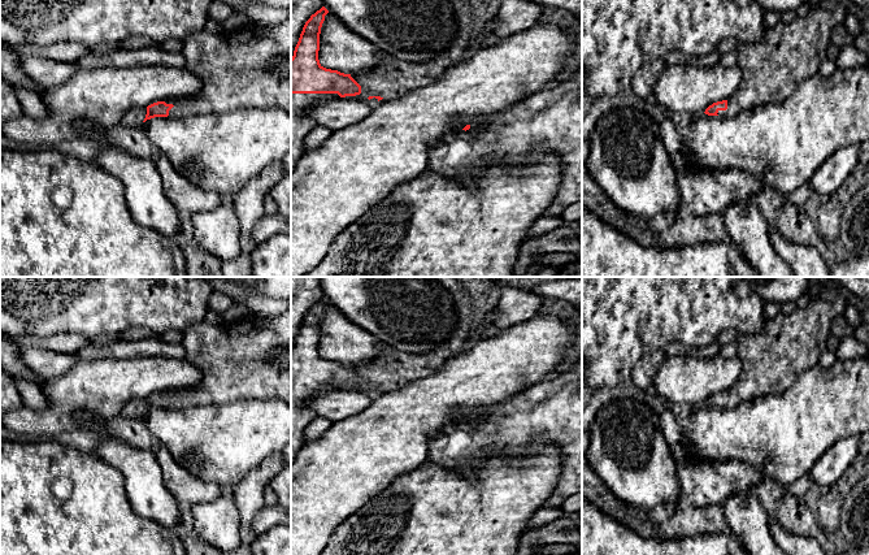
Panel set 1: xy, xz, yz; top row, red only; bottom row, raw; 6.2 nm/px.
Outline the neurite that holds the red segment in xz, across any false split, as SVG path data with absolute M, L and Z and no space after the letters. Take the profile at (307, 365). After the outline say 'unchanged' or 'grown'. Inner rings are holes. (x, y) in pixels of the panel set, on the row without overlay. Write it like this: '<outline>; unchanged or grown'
M322 298L305 313L291 348L291 464L304 446L307 426L317 417L310 402L326 391L361 385L361 377L320 355L320 325L329 302Z; grown

